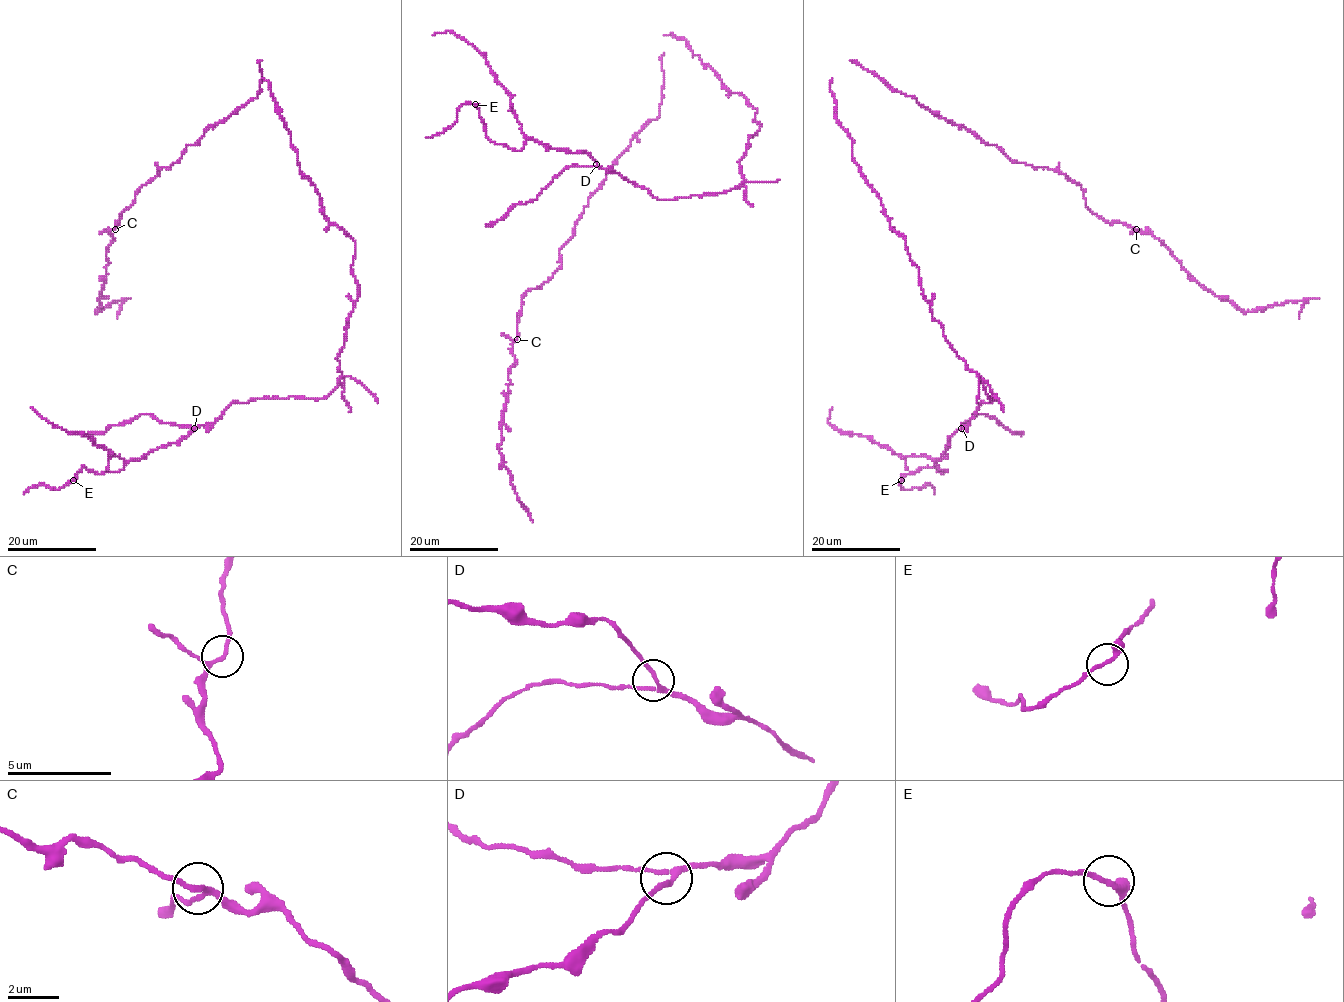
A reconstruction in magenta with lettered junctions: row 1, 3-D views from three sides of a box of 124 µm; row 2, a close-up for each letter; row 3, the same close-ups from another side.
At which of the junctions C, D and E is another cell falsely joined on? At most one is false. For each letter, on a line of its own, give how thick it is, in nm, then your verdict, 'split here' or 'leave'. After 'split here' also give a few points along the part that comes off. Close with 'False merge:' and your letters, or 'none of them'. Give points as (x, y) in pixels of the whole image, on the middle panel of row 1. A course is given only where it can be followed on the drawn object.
C: 160 nm thick; split here; foreign part runs (516, 339), (500, 444), (511, 485), (533, 523)
D: 170 nm thick; leave
E: 160 nm thick; leave
False merge: C

